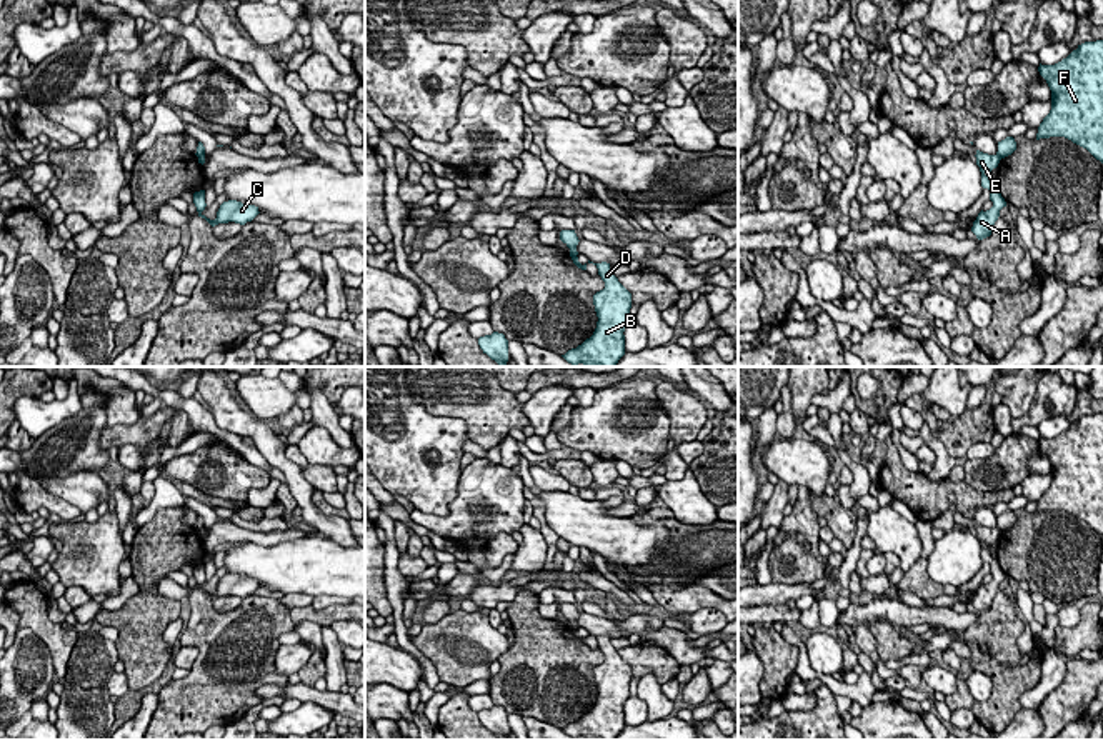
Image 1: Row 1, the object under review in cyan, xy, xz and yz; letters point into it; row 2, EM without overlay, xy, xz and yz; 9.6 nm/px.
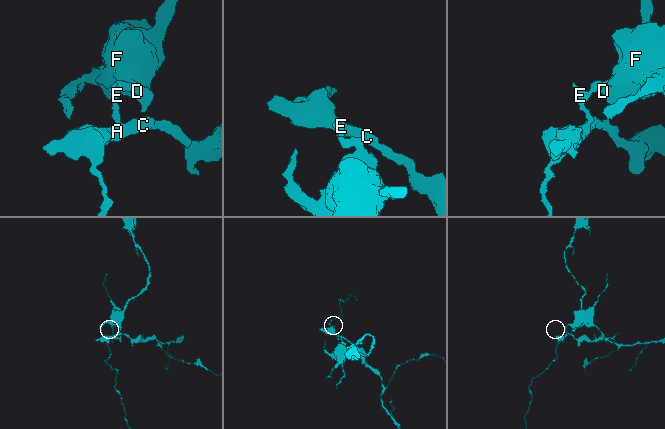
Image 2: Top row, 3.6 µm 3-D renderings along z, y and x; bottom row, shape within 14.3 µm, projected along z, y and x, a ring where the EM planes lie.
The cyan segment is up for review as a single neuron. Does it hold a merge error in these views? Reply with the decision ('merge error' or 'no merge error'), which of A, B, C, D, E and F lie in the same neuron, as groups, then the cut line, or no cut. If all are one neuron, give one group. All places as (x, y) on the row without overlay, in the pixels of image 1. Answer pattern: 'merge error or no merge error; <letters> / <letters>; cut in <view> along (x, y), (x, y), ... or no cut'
merge error; A C E / B D F; cut in yz along (997, 527), (1002, 530)

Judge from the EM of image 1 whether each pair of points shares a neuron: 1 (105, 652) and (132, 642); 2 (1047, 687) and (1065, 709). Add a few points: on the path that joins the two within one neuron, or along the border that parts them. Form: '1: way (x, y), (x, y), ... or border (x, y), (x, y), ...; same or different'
1: border (114, 642), (119, 659); different
2: border (1067, 659), (1063, 680), (1037, 709); different

